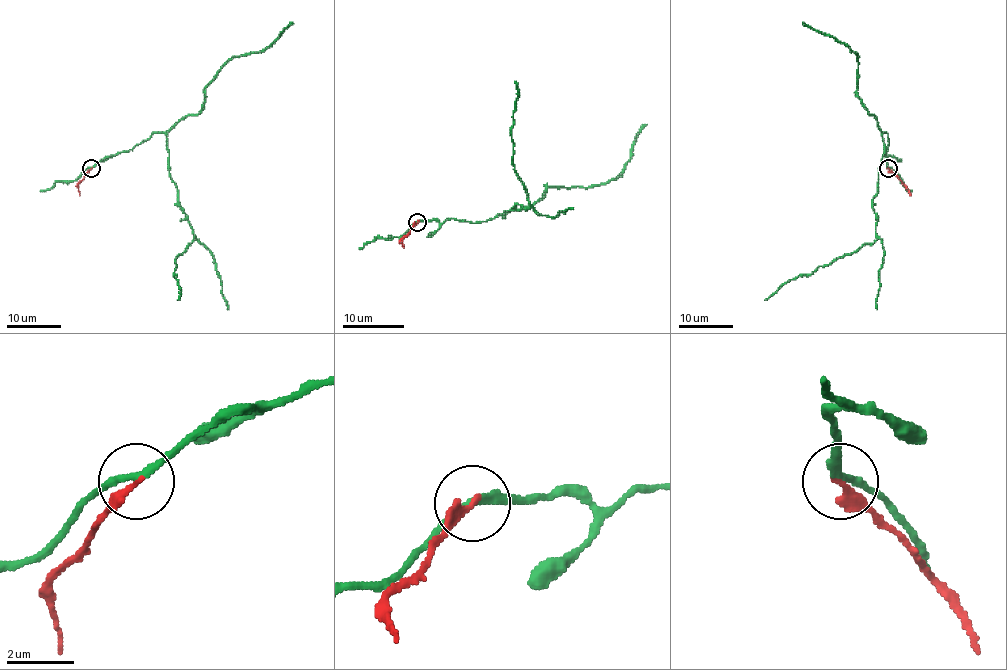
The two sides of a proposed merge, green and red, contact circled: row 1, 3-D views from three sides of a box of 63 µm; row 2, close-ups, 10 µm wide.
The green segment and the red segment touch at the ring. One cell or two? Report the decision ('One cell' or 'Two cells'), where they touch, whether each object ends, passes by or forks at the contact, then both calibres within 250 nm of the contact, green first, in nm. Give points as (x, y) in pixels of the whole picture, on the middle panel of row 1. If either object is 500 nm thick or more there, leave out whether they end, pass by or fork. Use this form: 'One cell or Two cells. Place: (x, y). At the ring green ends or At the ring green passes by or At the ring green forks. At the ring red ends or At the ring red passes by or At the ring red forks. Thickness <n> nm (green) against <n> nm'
Two cells. Place: (417, 222). At the ring green passes by. At the ring red ends. Thickness 200 nm (green) against 300 nm

